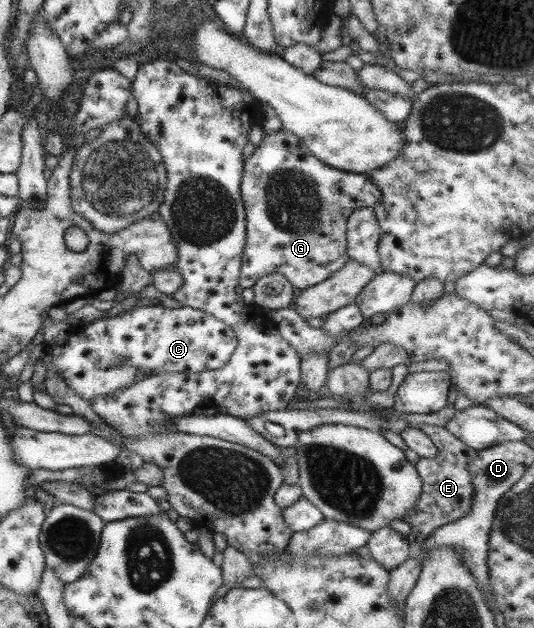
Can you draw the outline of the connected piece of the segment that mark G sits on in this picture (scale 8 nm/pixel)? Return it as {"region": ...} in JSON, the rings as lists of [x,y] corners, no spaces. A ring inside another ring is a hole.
{"region":[[[282,129],[264,133],[250,157],[243,160],[239,193],[246,222],[246,241],[238,279],[240,288],[251,288],[261,276],[278,273],[301,290],[321,283],[347,264],[350,259],[345,241],[347,218],[354,210],[374,206],[381,195],[367,174],[354,174],[329,167],[314,158],[298,137]]]}

